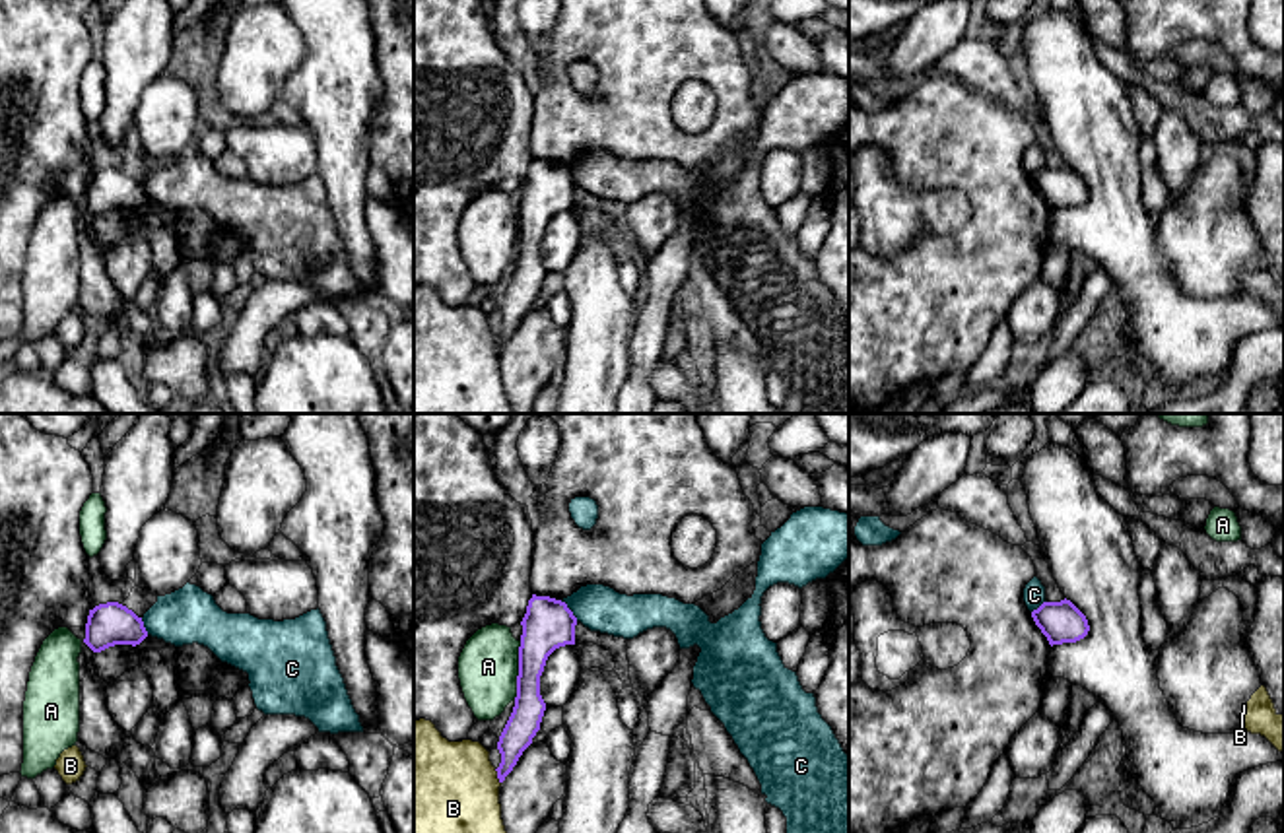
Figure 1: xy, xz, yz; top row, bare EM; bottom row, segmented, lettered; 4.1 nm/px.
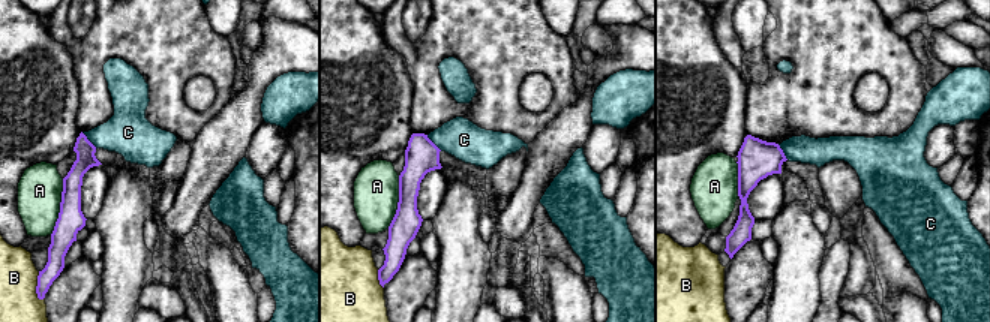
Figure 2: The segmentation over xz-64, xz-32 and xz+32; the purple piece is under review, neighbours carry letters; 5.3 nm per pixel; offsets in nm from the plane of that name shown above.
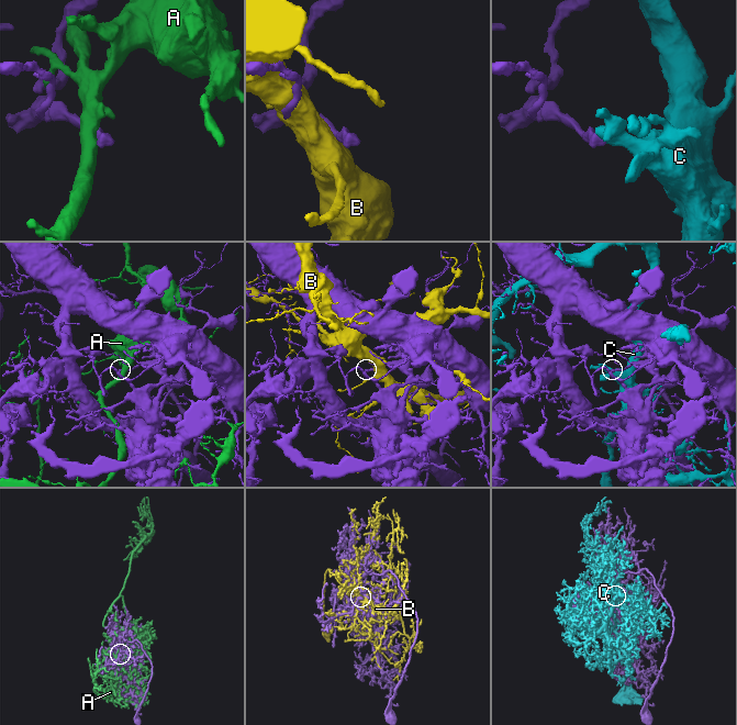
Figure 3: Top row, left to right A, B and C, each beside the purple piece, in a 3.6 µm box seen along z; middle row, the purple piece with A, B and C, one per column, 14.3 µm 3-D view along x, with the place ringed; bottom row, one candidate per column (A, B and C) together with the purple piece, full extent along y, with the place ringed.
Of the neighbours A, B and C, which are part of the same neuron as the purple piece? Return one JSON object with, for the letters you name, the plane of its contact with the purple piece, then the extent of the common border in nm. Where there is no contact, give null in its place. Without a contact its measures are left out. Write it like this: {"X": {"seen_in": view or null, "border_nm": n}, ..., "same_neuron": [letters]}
{"same_neuron": []}

